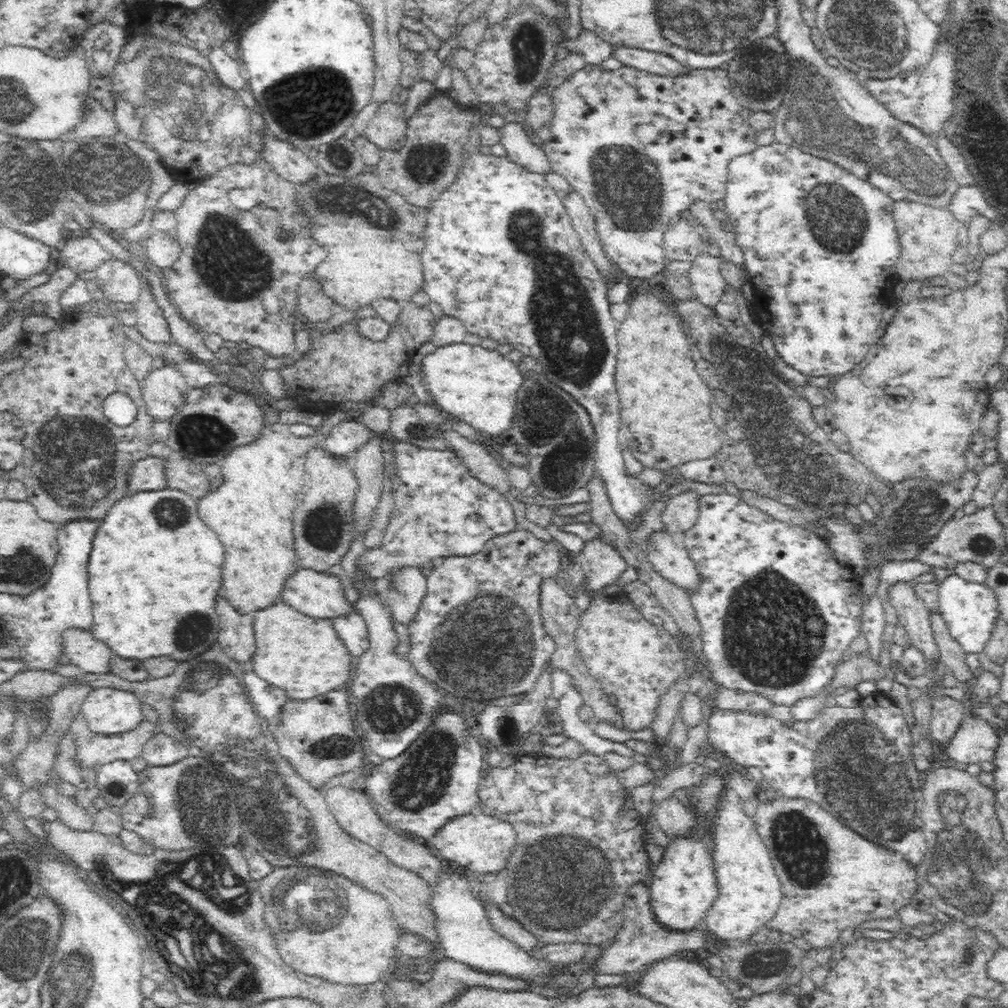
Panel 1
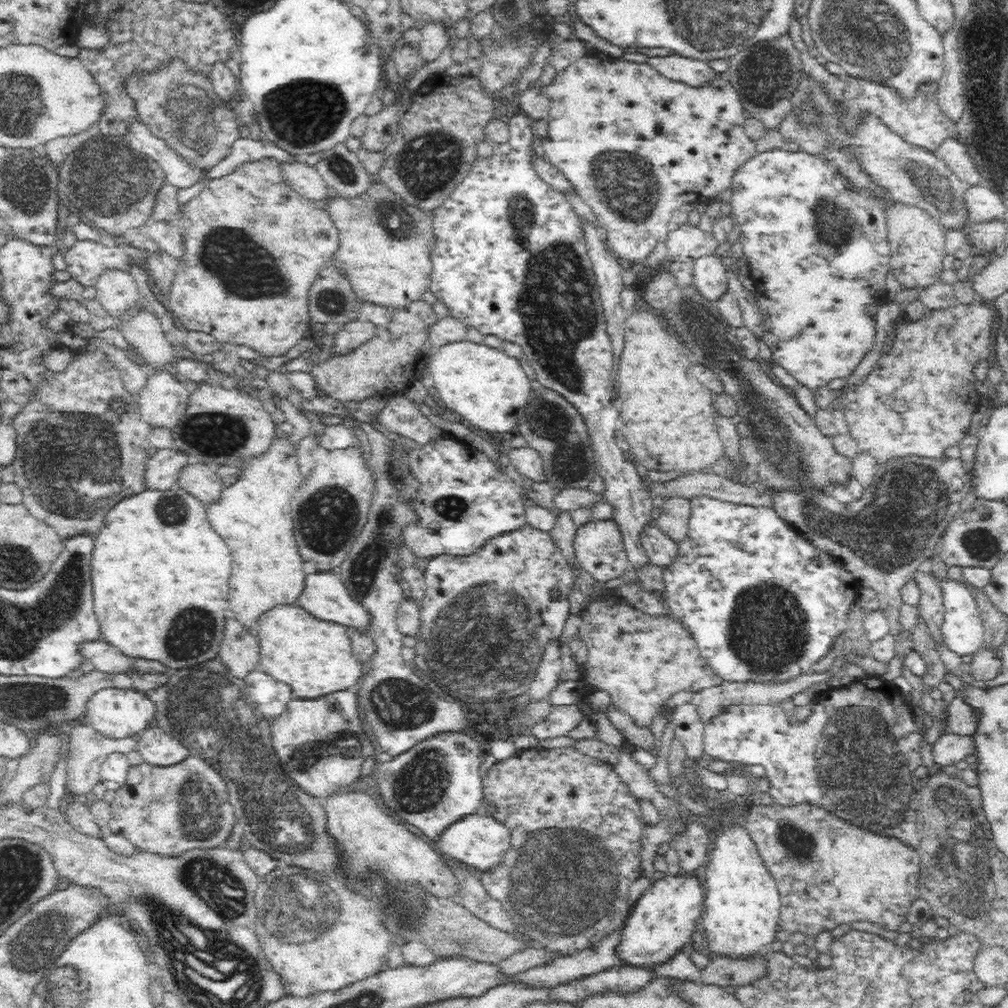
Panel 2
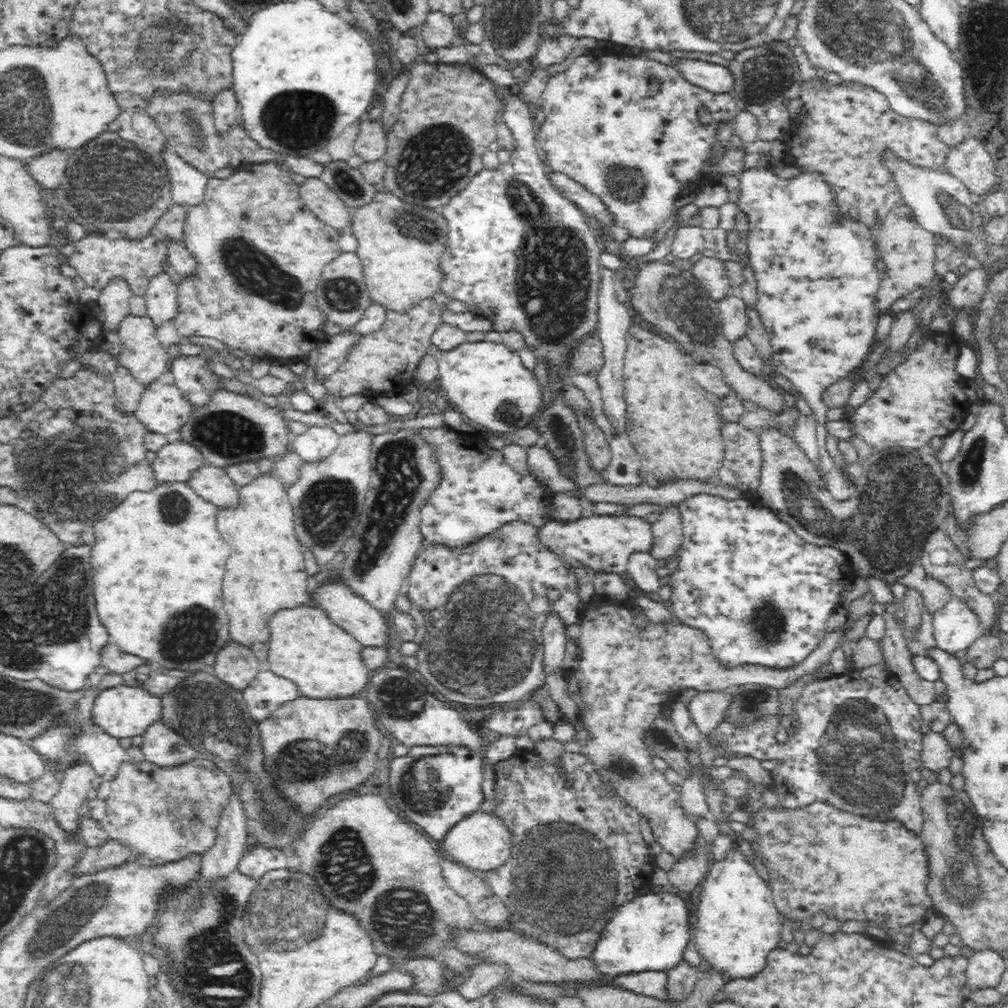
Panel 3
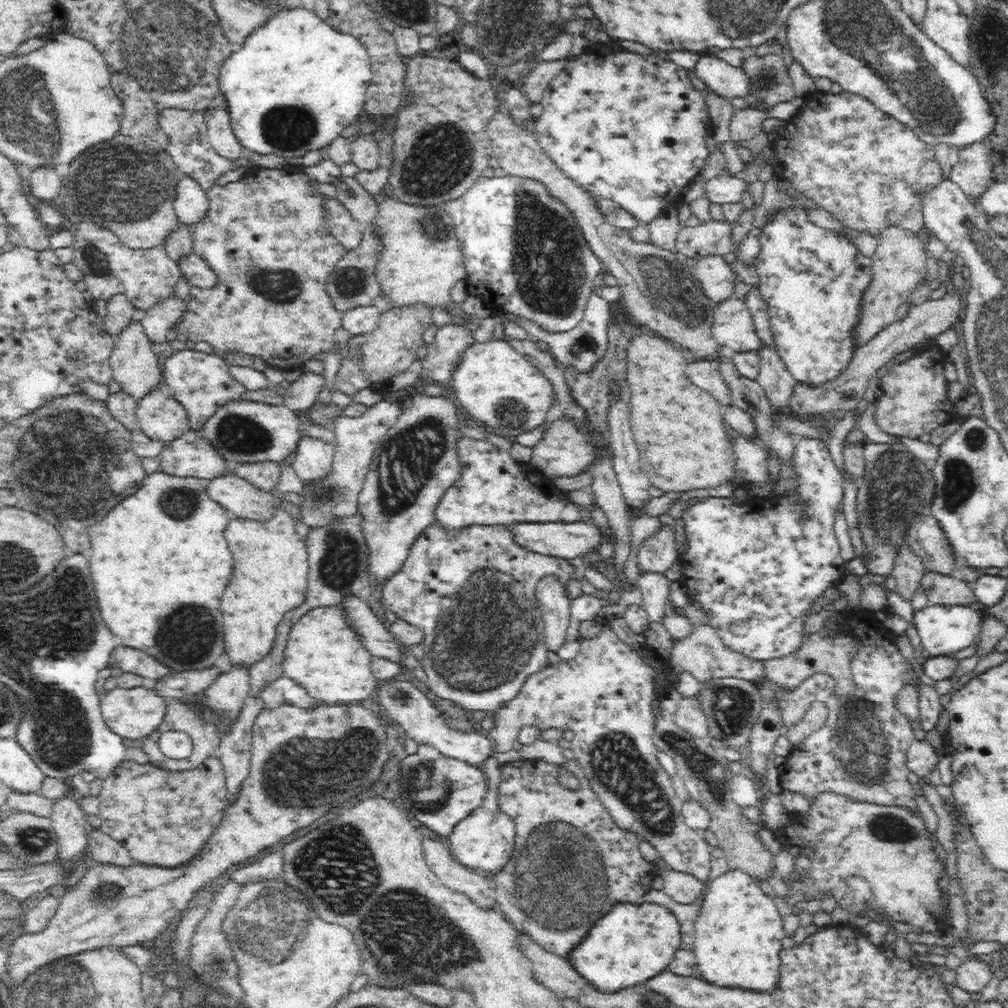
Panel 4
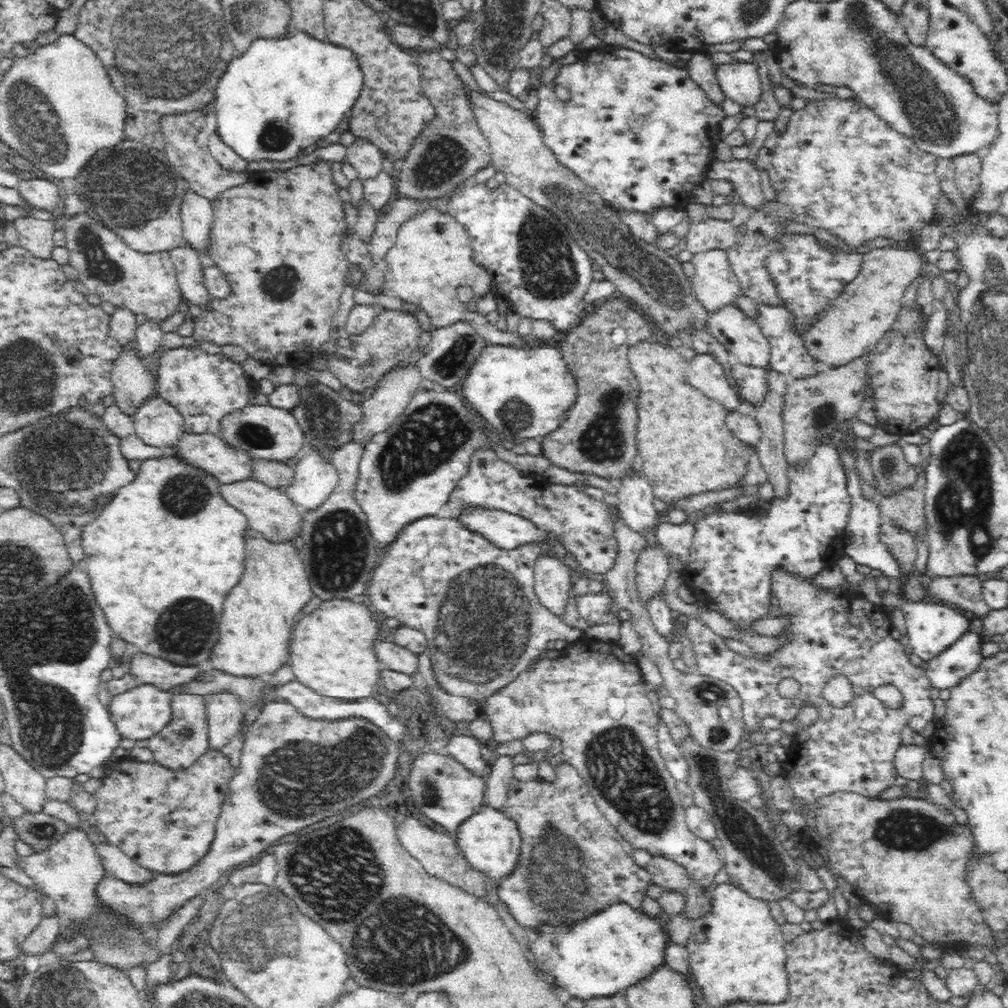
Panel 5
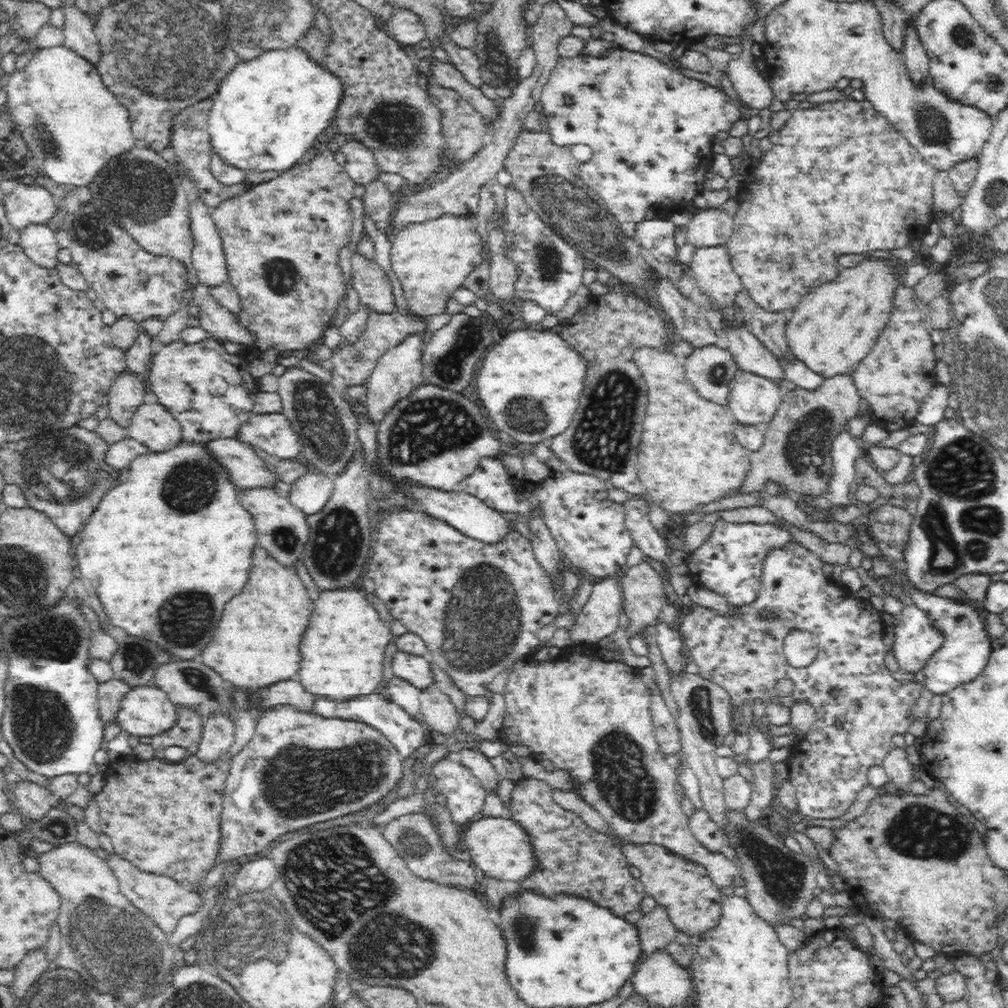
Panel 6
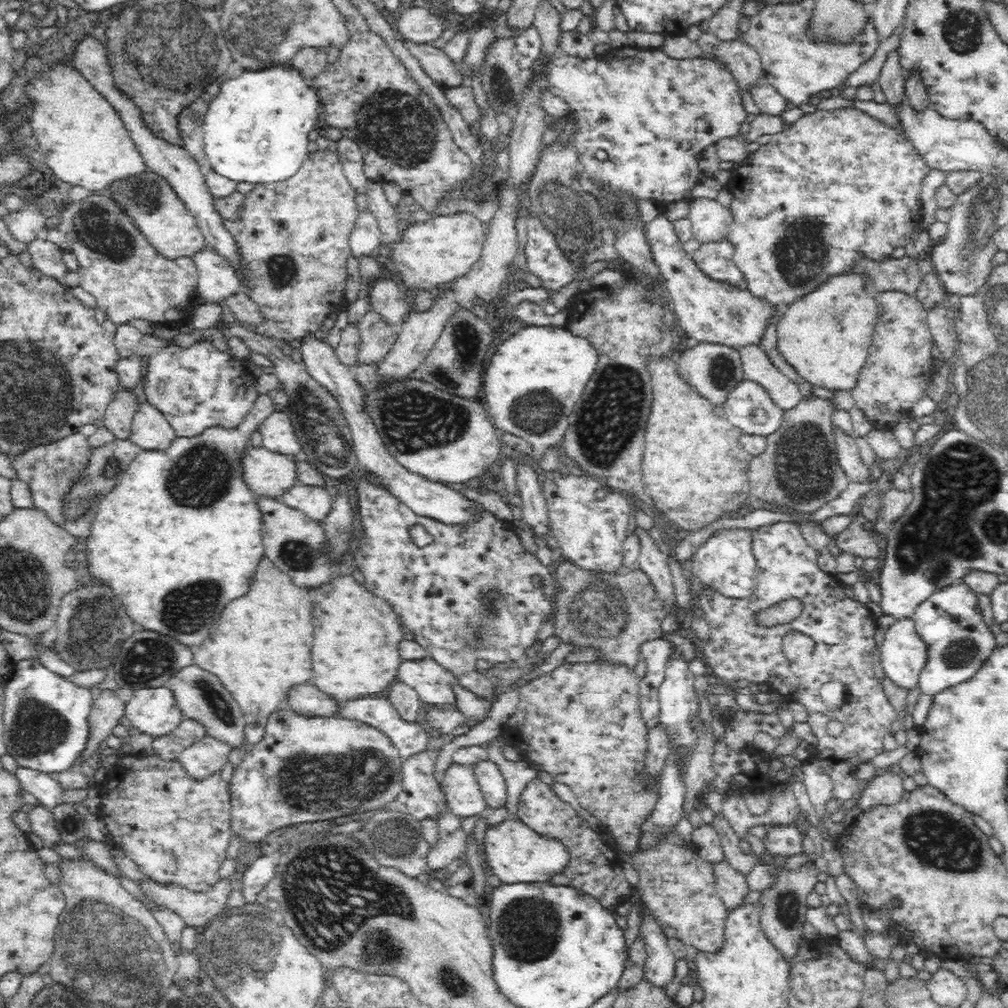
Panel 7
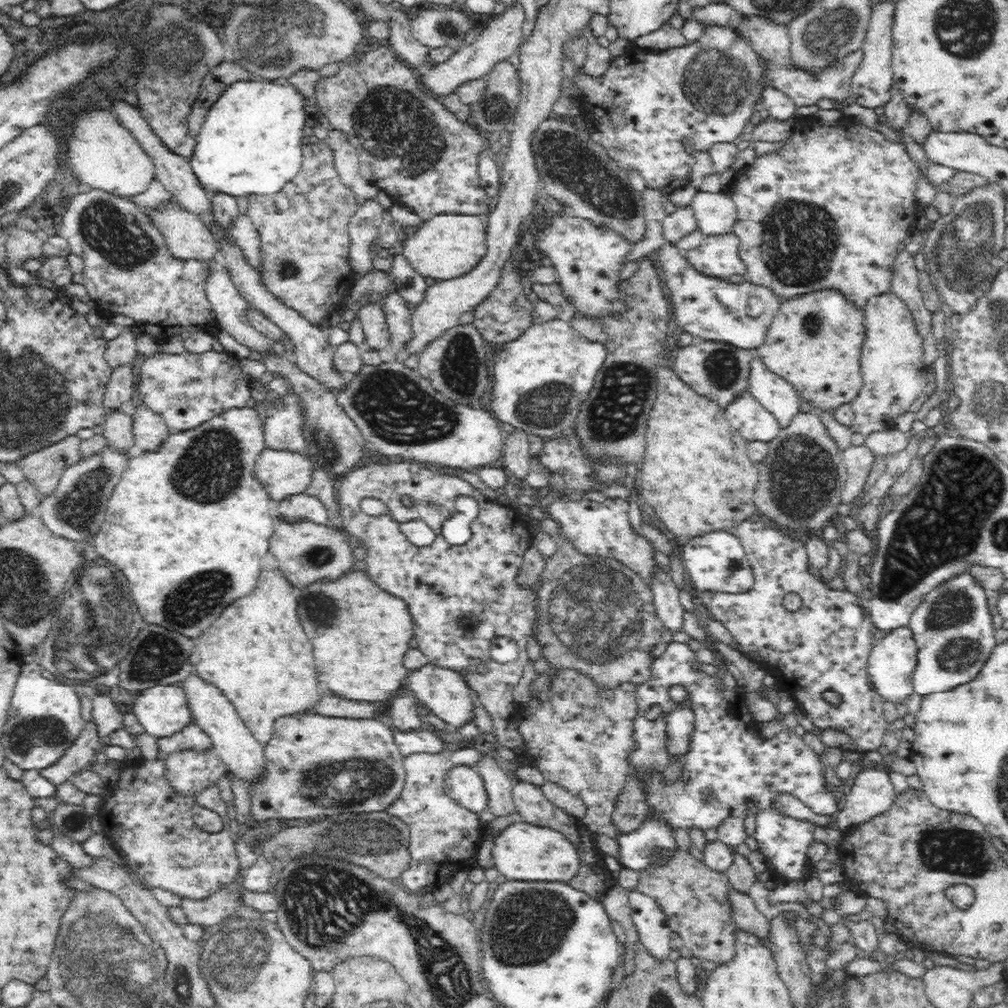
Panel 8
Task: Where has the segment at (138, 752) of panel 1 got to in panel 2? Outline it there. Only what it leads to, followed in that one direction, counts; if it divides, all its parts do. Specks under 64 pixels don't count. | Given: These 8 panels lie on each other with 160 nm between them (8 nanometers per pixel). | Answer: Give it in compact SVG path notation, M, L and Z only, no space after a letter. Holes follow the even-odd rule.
M79 721L71 723L67 727L68 744L66 744L67 751L65 756L68 756L67 760L67 778L66 778L66 790L72 793L72 795L80 795L83 797L85 793L89 793L94 788L94 785L99 782L99 772L102 762L106 760L106 757L112 753L130 754L130 752L138 751L138 745L134 736L111 739L100 735L98 731L95 731L88 724L80 723Z

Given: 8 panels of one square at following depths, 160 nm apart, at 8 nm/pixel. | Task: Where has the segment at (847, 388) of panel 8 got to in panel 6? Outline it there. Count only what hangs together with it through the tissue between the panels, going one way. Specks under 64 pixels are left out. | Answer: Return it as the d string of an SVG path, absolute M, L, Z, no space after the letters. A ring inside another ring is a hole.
M866 256L853 267L841 268L836 278L815 288L814 292L804 295L800 304L788 313L785 329L789 350L823 377L836 376L838 373L853 373L861 360L868 356L882 330L890 322L896 290L903 284L900 276L911 263L912 261L900 260L898 257L890 259Z

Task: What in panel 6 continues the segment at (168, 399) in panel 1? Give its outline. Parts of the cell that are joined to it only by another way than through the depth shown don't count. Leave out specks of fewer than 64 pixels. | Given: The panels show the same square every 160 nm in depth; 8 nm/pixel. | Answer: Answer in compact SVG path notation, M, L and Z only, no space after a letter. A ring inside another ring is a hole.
M159 402L142 403L128 430L129 438L146 445L151 452L166 452L184 442L177 417Z

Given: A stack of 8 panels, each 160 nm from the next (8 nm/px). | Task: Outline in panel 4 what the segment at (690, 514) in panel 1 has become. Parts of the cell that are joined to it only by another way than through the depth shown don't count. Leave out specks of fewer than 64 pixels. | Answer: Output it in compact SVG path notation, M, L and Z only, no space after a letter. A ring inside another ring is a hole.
M663 524L656 534L647 536L638 548L638 571L662 572L667 574L670 567L679 562L676 548L676 530L672 524Z

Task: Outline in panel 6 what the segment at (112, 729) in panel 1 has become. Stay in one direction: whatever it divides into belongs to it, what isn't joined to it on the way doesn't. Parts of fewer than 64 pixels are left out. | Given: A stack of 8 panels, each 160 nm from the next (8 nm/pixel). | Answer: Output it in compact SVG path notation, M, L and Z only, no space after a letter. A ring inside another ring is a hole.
M155 684L136 685L119 705L114 722L134 739L162 734L177 718L178 706Z

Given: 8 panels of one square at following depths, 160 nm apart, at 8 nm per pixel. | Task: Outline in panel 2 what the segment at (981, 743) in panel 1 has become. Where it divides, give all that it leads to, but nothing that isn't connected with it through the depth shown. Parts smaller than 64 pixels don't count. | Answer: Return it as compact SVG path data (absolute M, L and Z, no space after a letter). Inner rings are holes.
M943 733L932 744L932 756L936 762L936 769L951 768L954 764L961 764L962 760L966 760L972 754L976 754L974 735Z

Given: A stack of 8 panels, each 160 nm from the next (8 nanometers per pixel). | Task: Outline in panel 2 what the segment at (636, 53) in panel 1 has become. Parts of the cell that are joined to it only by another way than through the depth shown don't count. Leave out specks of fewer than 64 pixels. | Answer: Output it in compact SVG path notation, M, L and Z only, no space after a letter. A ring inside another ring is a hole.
M669 55L649 57L646 62L658 74L676 82L683 82L689 86L699 87L716 76L716 72L708 63L694 60L687 56Z

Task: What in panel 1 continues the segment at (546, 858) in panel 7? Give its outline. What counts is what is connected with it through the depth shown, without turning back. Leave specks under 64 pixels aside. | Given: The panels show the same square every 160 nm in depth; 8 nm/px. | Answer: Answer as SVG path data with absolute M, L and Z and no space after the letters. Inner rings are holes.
M485 811L472 812L450 819L437 833L430 838L430 846L434 846L439 856L443 856L445 862L452 860L454 866L465 866L468 870L474 870L473 876L482 874L494 874L507 868L509 858L516 850L517 834L514 825L500 820Z

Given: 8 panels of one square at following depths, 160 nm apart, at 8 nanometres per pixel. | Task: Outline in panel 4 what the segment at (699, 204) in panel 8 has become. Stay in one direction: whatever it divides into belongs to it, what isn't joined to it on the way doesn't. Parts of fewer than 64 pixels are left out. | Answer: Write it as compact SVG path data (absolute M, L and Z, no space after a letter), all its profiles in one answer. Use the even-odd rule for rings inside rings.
M710 218L695 227L682 227L677 234L676 245L675 253L692 258L708 255L726 257L735 251L731 224L726 219L715 221Z

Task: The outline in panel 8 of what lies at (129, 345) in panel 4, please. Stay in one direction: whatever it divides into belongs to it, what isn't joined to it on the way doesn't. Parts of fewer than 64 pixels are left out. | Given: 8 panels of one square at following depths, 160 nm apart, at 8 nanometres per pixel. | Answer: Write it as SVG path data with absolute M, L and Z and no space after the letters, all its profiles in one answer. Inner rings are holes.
M110 409L105 414L104 434L108 445L119 450L130 450L134 446L133 416L122 410Z

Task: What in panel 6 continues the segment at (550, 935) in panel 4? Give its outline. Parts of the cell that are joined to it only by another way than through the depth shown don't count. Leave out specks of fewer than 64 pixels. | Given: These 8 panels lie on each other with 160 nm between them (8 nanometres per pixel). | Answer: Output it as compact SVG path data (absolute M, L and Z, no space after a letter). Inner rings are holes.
M522 778L514 783L507 816L522 825L529 836L534 866L525 879L512 890L514 900L522 892L530 891L546 899L554 896L576 896L589 899L598 907L608 908L617 916L625 917L639 910L648 889L643 882L630 874L630 863L624 848L612 833L598 831L586 824L577 812L556 804L551 786L544 780Z

